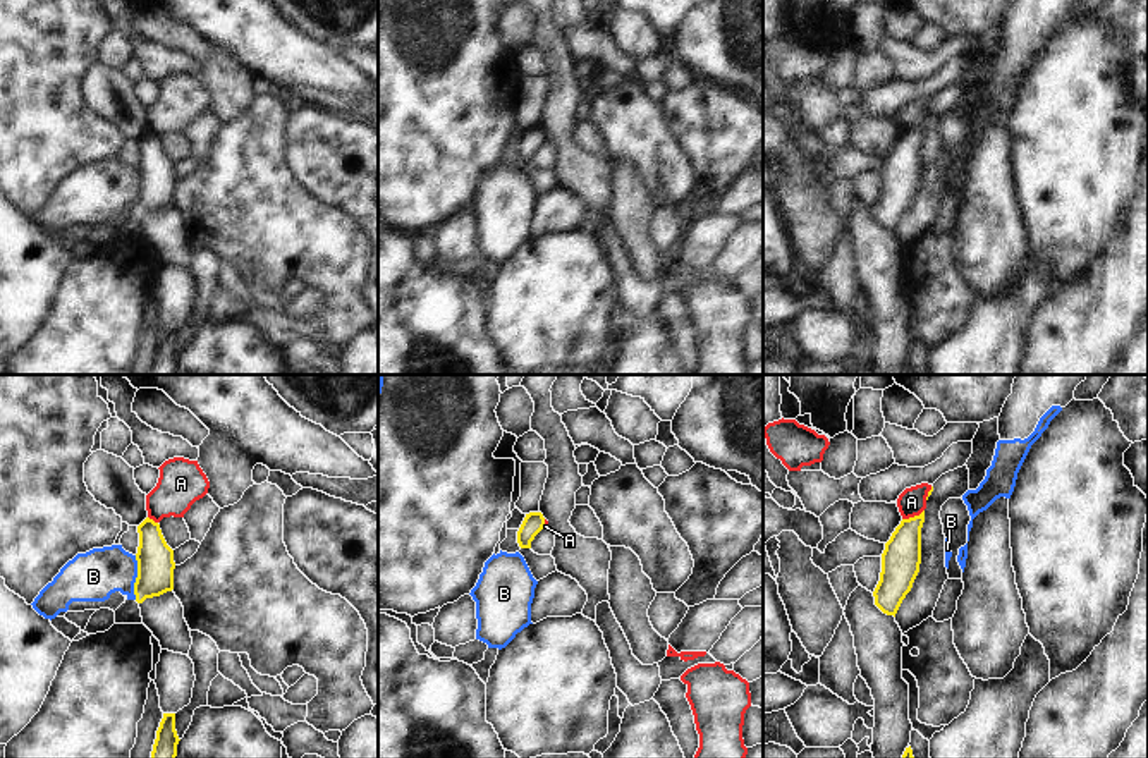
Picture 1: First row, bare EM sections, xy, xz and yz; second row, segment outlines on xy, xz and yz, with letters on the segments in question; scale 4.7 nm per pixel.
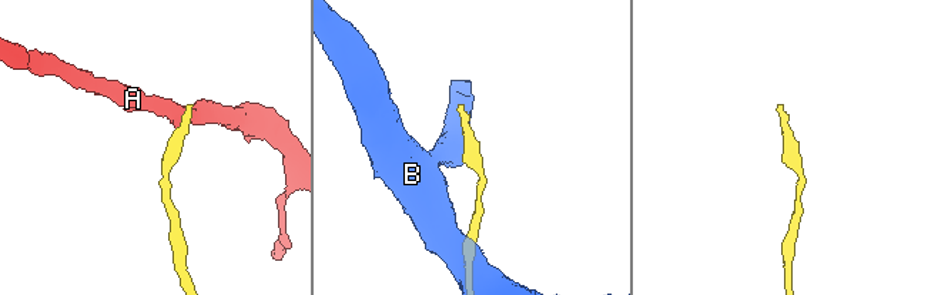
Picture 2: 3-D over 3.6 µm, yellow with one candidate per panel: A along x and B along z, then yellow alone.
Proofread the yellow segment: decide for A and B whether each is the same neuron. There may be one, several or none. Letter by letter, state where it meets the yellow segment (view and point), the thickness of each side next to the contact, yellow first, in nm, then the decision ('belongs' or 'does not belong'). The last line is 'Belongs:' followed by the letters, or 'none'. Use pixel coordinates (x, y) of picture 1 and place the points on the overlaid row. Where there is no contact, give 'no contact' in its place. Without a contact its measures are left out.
A: meets yellow in yz at (915, 516); 180 nm thick on the yellow side, 130 nm on the other; does not belong
B: meets yellow in xy at (136, 578); 180 nm thick on the yellow side, 240 nm on the other; does not belong
Belongs: none

